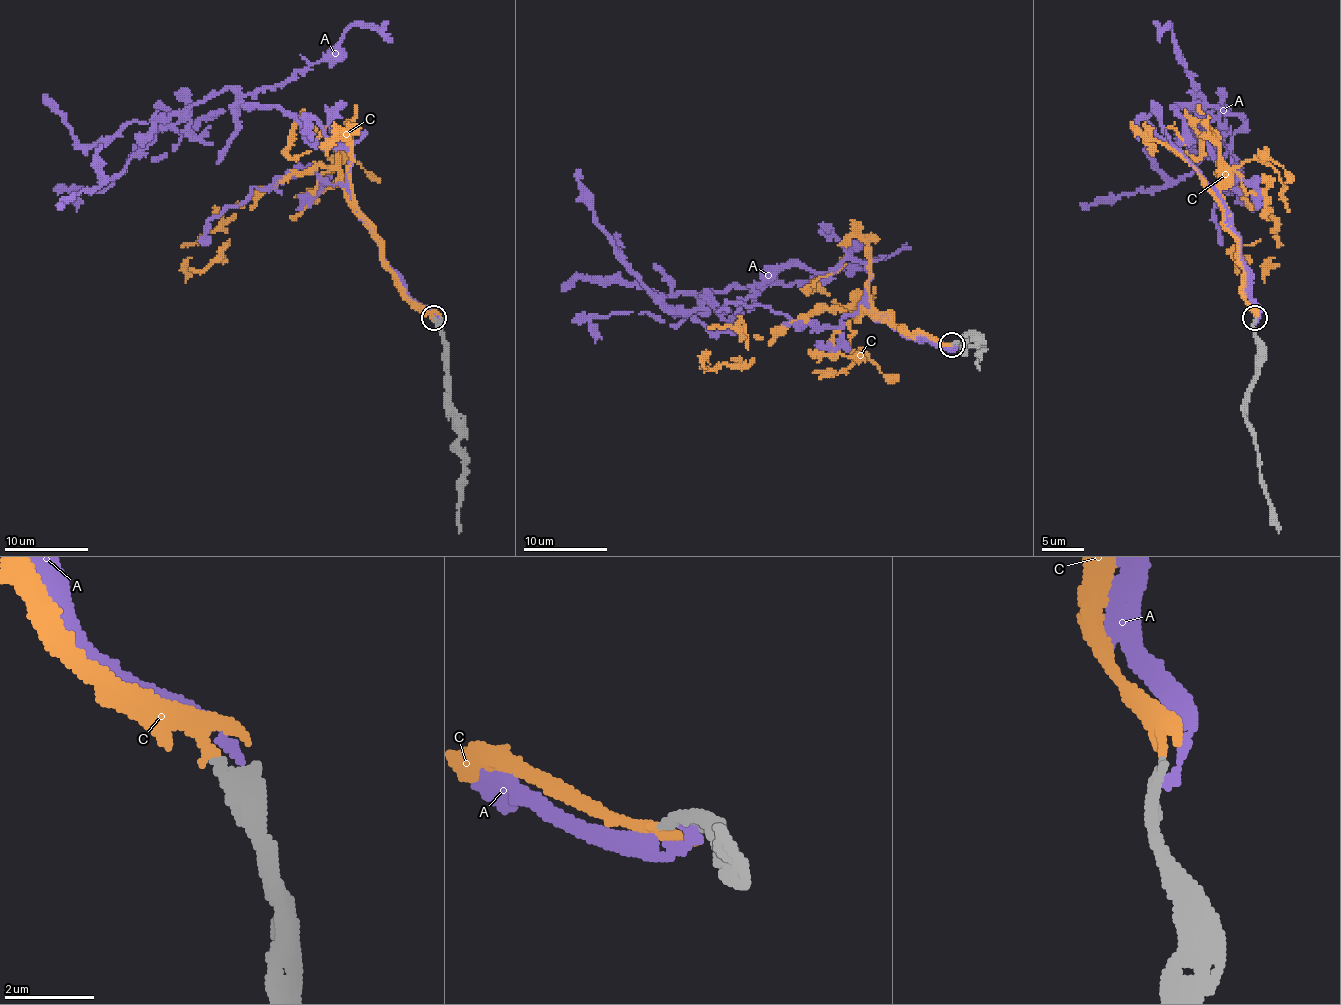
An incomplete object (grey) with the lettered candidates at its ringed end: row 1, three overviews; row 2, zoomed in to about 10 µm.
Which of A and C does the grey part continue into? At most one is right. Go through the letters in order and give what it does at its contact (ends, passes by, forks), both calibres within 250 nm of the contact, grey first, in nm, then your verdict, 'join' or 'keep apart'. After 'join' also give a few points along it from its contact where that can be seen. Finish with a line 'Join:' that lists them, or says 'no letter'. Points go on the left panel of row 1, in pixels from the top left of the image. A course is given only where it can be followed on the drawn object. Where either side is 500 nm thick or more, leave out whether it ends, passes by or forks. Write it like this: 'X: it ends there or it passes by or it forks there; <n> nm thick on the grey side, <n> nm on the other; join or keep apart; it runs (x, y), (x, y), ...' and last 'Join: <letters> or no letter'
A: it ends there; 440 nm thick on the grey side, 240 nm on the other; keep apart
C: it passes by; 300 nm thick on the grey side, 200 nm on the other; join; it runs (434, 318), (402, 291), (383, 243), (329, 167), (292, 171), (223, 226), (229, 240), (202, 270), (189, 268)
Join: C

